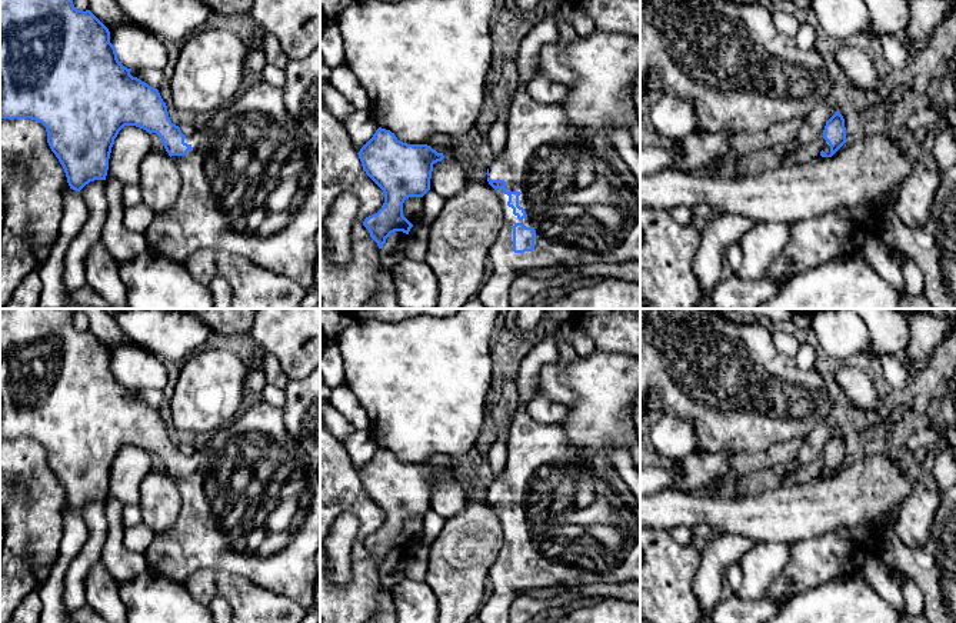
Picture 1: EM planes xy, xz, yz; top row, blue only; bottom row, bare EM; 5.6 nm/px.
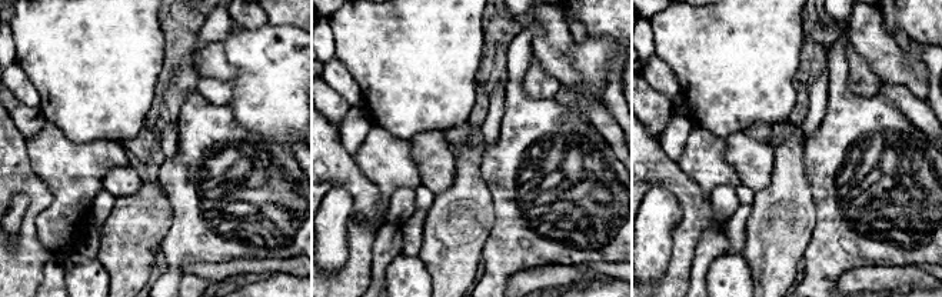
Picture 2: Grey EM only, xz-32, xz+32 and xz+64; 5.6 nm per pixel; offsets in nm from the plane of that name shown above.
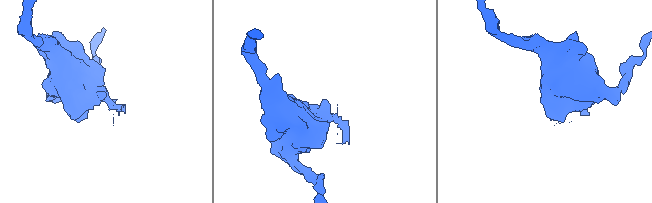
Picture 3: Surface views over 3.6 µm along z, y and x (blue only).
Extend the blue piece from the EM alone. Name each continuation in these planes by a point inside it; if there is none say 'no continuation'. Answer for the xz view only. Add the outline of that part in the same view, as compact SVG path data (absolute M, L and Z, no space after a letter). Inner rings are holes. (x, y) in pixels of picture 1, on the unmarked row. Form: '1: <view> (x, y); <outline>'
1: xz (583, 520); M550 333L519 356L516 383L522 406L509 427L506 467L487 484L487 497L504 500L507 512L520 512L519 526L527 537L519 540L507 526L509 516L502 509L496 510L503 530L503 546L489 572L494 592L476 616L482 623L510 623L512 603L527 589L626 582L640 584L640 503L636 496L609 457L572 446L562 423L540 424L526 409L534 396L540 366L556 362L557 356ZM516 543L536 550L533 572L513 572Z

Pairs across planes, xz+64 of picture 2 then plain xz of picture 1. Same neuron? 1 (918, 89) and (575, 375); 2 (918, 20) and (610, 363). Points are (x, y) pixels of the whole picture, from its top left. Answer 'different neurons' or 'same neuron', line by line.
1: different neurons
2: different neurons

